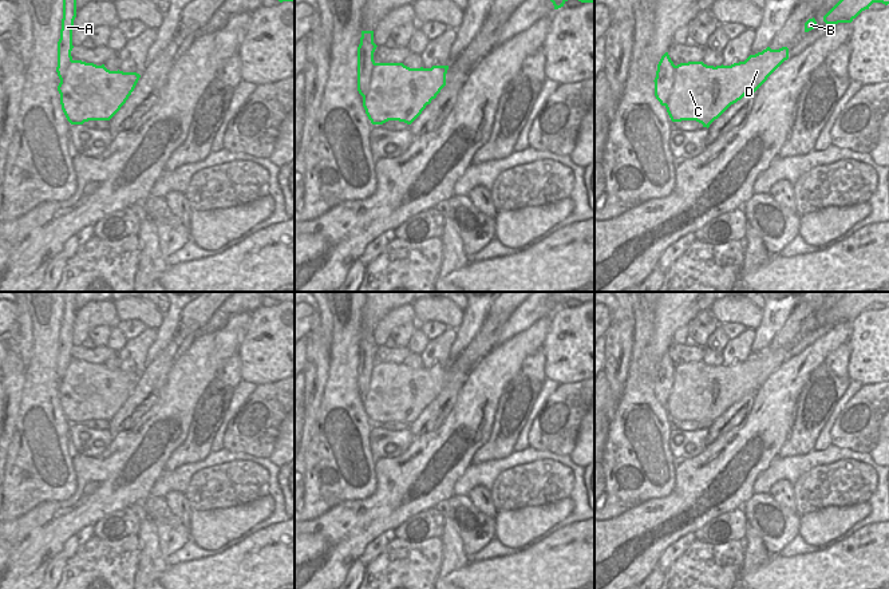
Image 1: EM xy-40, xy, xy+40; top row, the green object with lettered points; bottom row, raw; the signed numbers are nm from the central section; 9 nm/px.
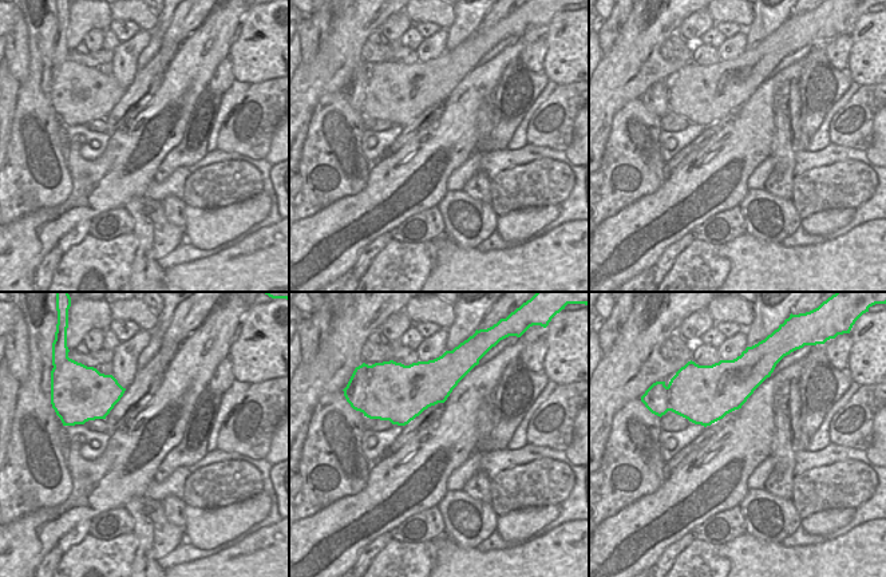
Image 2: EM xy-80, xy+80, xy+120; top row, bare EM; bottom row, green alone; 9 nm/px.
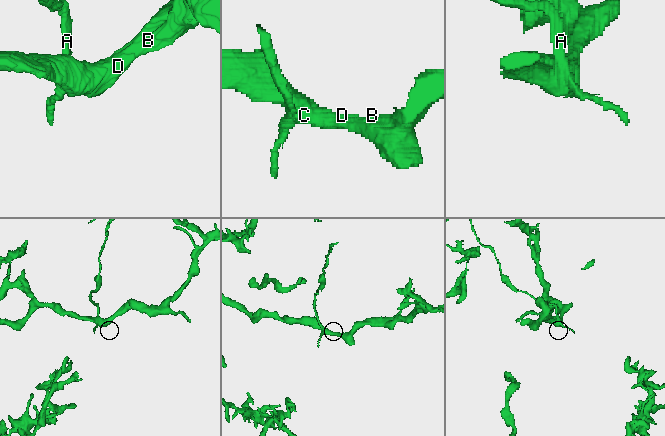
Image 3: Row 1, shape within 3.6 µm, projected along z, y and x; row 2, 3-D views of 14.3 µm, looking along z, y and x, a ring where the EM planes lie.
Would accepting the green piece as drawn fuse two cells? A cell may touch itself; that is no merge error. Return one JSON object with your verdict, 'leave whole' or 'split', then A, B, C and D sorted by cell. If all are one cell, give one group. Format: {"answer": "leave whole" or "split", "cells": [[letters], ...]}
{"answer": "split", "cells": [["A"], ["B", "C", "D"]]}

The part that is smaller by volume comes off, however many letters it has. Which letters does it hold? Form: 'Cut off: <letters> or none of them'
Cut off: A

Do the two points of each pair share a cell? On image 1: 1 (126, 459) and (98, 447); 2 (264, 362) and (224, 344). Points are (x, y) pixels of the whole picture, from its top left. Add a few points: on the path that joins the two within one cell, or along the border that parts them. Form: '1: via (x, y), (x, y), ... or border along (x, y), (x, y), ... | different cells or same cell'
1: border along (114, 435), (110, 445), (95, 457), (74, 454) | different cells
2: border along (249, 320), (249, 328), (236, 354) | different cells

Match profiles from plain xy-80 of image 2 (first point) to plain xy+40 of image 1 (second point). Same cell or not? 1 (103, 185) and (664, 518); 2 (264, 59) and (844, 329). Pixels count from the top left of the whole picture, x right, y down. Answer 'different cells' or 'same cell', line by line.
1: same cell
2: different cells

